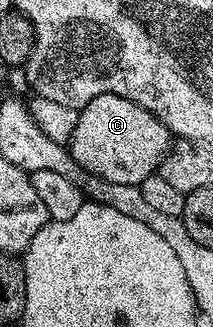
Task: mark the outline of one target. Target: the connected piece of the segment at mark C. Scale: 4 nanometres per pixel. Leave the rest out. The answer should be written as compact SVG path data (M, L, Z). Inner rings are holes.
M101 95L79 110L68 150L88 173L116 185L136 187L161 168L172 150L172 136L148 109L119 95Z

